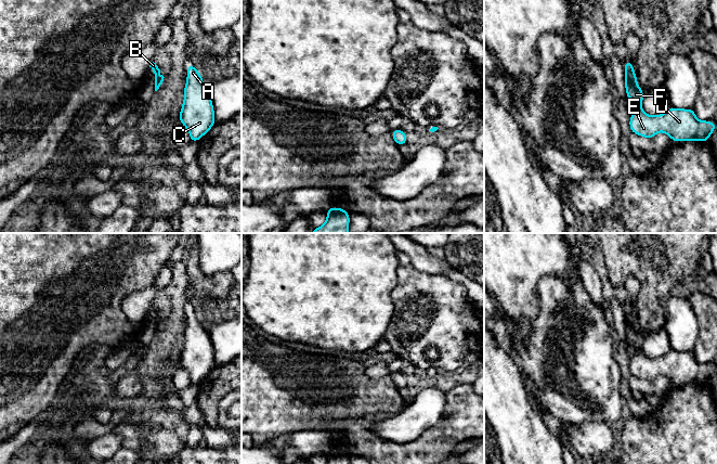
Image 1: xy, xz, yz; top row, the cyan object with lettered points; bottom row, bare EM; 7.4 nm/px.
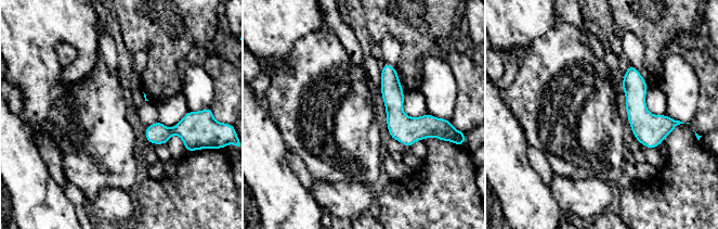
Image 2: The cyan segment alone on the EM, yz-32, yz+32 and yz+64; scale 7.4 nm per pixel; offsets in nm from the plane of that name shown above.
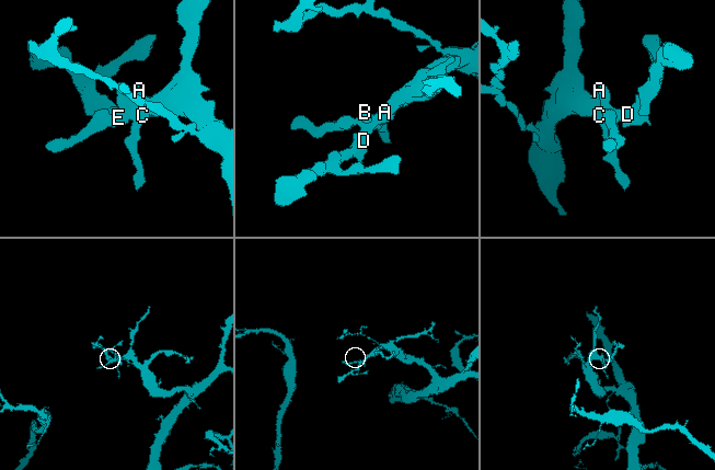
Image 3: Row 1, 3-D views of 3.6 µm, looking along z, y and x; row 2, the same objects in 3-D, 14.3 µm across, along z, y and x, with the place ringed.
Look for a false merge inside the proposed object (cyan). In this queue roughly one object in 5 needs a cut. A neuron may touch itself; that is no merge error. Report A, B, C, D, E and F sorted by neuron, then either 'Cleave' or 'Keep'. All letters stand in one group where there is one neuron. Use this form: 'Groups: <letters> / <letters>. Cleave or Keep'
Groups: A B C D E F. Keep

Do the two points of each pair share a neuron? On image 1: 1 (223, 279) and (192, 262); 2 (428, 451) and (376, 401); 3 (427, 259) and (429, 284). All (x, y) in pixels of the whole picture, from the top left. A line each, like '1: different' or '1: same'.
1: same
2: different
3: different

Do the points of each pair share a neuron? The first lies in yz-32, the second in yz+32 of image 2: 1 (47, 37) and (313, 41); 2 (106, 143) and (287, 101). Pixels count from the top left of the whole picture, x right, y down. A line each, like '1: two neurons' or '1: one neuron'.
1: two neurons
2: one neuron

